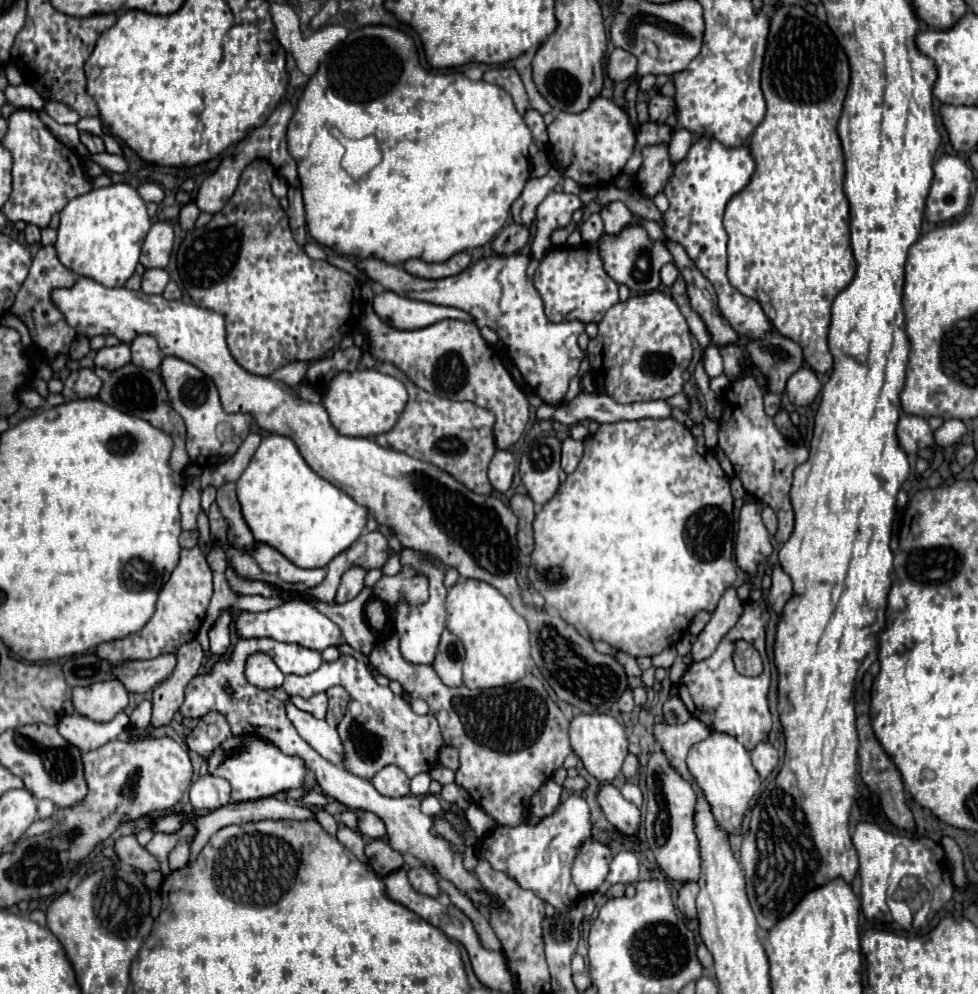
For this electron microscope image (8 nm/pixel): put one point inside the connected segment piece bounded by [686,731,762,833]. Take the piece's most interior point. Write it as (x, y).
(722, 768)

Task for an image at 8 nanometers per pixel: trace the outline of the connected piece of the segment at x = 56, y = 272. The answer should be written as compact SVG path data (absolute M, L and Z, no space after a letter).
M42 245L38 249L38 253L34 255L34 267L30 267L28 279L24 281L22 289L16 295L16 303L10 309L14 315L18 315L28 325L30 335L32 335L32 341L46 351L46 357L50 361L54 361L54 357L58 353L68 353L70 343L76 337L76 331L66 323L66 319L60 315L60 311L54 307L54 303L50 299L50 293L56 287L70 287L72 283L74 283L74 273L68 271L58 261L56 251L54 251L54 245Z

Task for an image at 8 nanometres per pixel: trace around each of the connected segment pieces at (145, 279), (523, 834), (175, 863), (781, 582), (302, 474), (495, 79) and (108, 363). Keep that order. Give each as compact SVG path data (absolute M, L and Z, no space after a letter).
M146 269L142 275L142 291L148 295L162 295L168 281L170 277L164 269Z
M570 795L560 803L558 811L544 817L538 825L522 823L520 827L496 827L480 845L480 857L488 859L498 871L512 875L520 887L532 889L542 901L554 905L554 909L564 911L578 897L578 889L572 883L572 863L576 859L582 843L592 837L590 807L582 795Z
M178 843L170 855L170 867L172 869L182 869L188 863L188 855L190 855L190 843Z
M774 565L772 569L772 587L768 595L768 603L776 615L782 613L784 603L792 597L792 579L782 571L780 565Z
M282 435L262 439L246 471L236 481L236 493L254 539L274 547L304 569L326 567L332 557L360 537L368 521L368 509L316 475L298 453L294 441Z
M498 67L498 69L490 69L484 73L484 81L488 83L496 83L498 87L502 87L506 93L510 93L510 97L514 99L516 111L520 115L524 115L528 111L528 97L522 85L522 79L518 75L518 71L514 67Z
M120 343L116 347L102 347L94 357L96 367L104 367L108 371L116 371L124 367L128 361L130 361L130 345L126 343Z

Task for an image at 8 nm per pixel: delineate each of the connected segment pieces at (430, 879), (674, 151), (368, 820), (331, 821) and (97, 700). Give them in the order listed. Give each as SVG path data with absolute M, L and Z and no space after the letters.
M424 865L412 867L408 871L408 879L418 893L428 895L428 897L438 897L438 883L436 883L436 877L432 875L432 871L428 867L424 867Z
M680 129L680 131L674 131L674 137L668 145L668 153L670 153L670 159L672 163L678 163L686 157L688 149L692 145L692 133L686 131L686 129Z
M368 811L358 813L358 831L368 839L382 839L386 835L382 819L368 813Z
M318 811L318 813L316 813L316 819L318 819L318 823L324 827L326 833L336 835L336 831L338 831L338 823L336 823L336 819L334 819L330 813L326 813L326 811Z
M114 679L94 683L92 687L76 687L72 693L72 703L78 715L96 723L106 723L112 721L116 713L126 709L128 693L124 685Z

